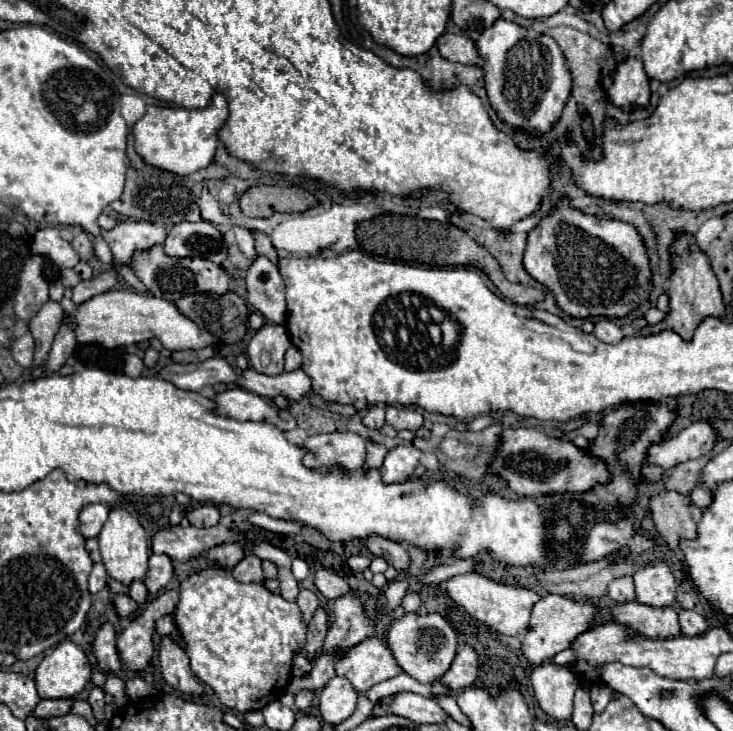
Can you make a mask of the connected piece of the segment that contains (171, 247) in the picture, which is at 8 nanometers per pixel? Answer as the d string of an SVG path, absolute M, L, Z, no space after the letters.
M182 221L168 231L164 251L170 257L200 257L210 259L212 263L222 263L228 247L222 233L212 223Z

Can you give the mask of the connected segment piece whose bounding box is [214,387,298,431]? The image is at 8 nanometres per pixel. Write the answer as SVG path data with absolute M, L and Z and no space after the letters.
M240 387L228 389L220 395L214 397L218 405L220 415L230 415L232 419L238 421L264 421L264 423L274 423L282 431L296 429L298 423L292 417L288 409L274 409L264 397L252 395L250 391L244 391Z

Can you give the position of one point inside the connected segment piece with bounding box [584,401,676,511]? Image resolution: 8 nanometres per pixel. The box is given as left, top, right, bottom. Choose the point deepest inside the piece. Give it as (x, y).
(625, 434)

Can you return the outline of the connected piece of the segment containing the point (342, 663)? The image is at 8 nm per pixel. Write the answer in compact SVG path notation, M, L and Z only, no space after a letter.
M374 635L352 649L340 651L336 659L336 673L346 677L358 693L364 693L372 685L396 677L402 669L384 639Z

